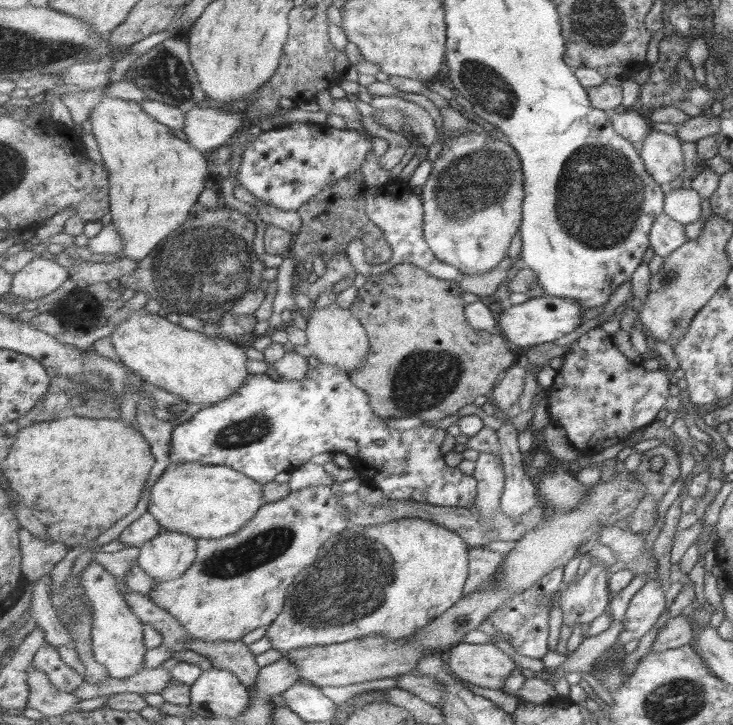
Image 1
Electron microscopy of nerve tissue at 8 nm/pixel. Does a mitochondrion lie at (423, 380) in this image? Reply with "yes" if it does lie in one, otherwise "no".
yes

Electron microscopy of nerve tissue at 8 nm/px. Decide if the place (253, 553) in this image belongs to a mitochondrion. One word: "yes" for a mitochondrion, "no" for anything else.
yes

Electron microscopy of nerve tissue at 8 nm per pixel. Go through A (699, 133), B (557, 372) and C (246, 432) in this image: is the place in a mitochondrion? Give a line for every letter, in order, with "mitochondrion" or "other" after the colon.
A: other
B: other
C: mitochondrion

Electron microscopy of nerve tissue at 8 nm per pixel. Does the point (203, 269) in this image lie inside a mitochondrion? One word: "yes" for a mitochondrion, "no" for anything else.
yes

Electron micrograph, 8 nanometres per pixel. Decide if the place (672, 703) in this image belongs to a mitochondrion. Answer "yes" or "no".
yes

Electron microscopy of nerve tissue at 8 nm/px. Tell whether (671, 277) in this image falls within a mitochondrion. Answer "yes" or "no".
yes

